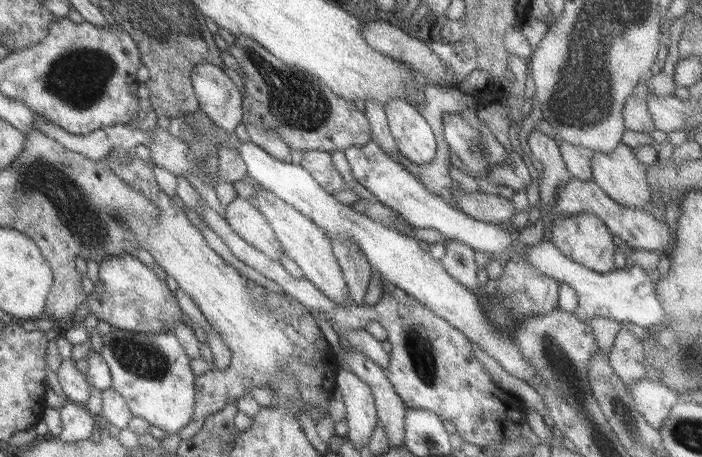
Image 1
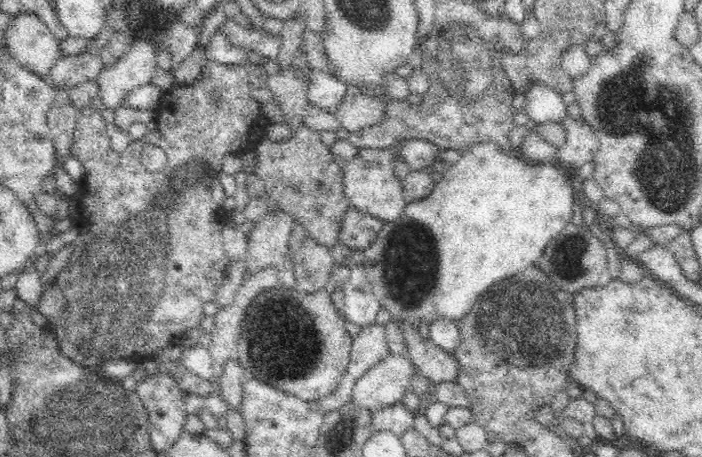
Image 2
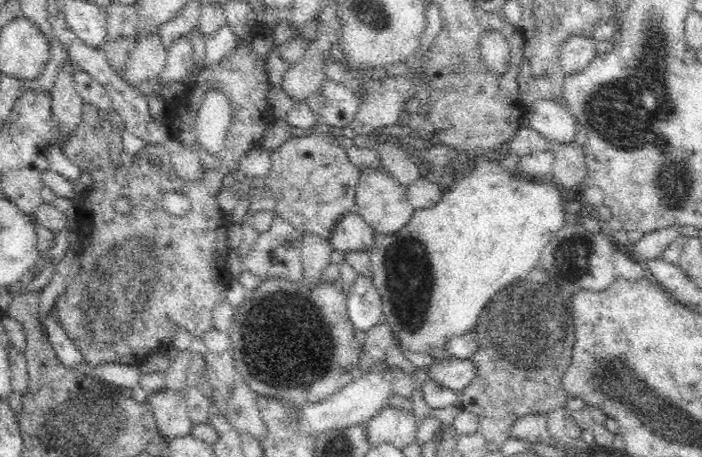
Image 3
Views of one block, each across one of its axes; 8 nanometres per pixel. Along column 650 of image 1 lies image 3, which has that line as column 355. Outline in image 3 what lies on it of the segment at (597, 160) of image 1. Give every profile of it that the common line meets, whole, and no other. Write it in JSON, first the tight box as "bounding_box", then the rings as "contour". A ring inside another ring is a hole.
{"bounding_box":[355,170,415,235],"contour":[[[380,170],[361,172],[355,194],[355,210],[376,235],[393,235],[402,230],[415,213],[407,197],[407,187],[403,187],[392,175]]]}

